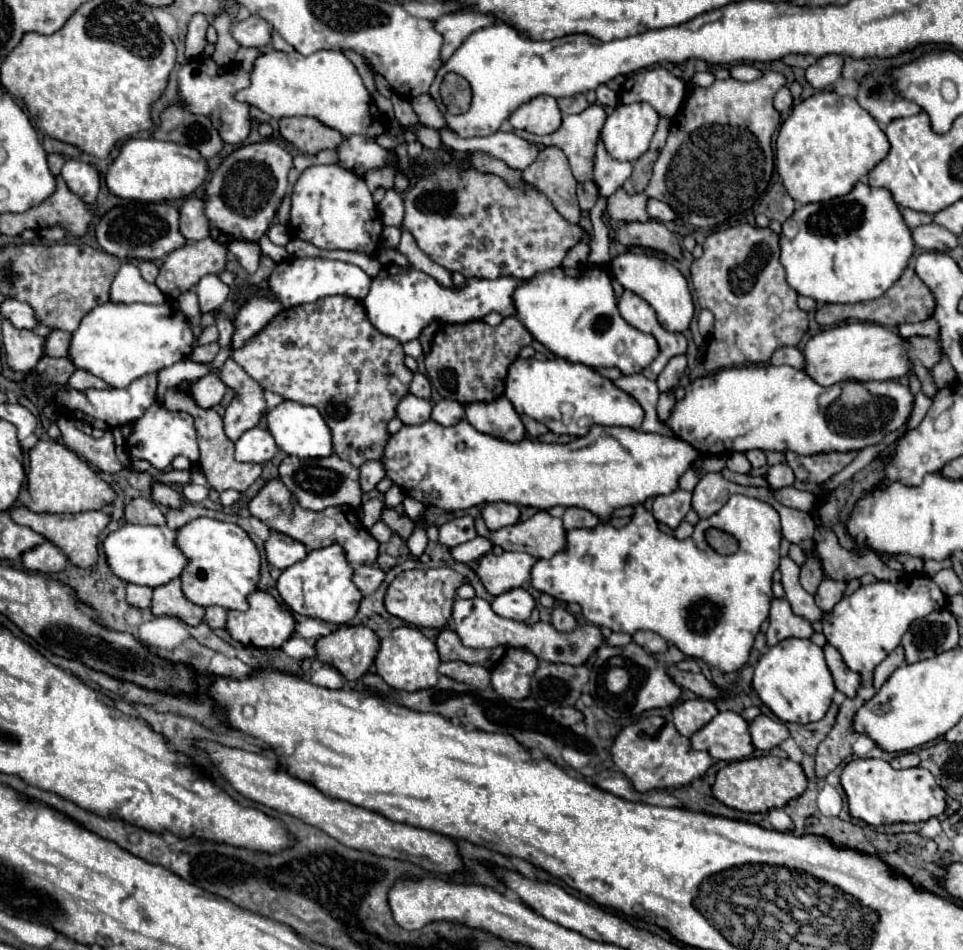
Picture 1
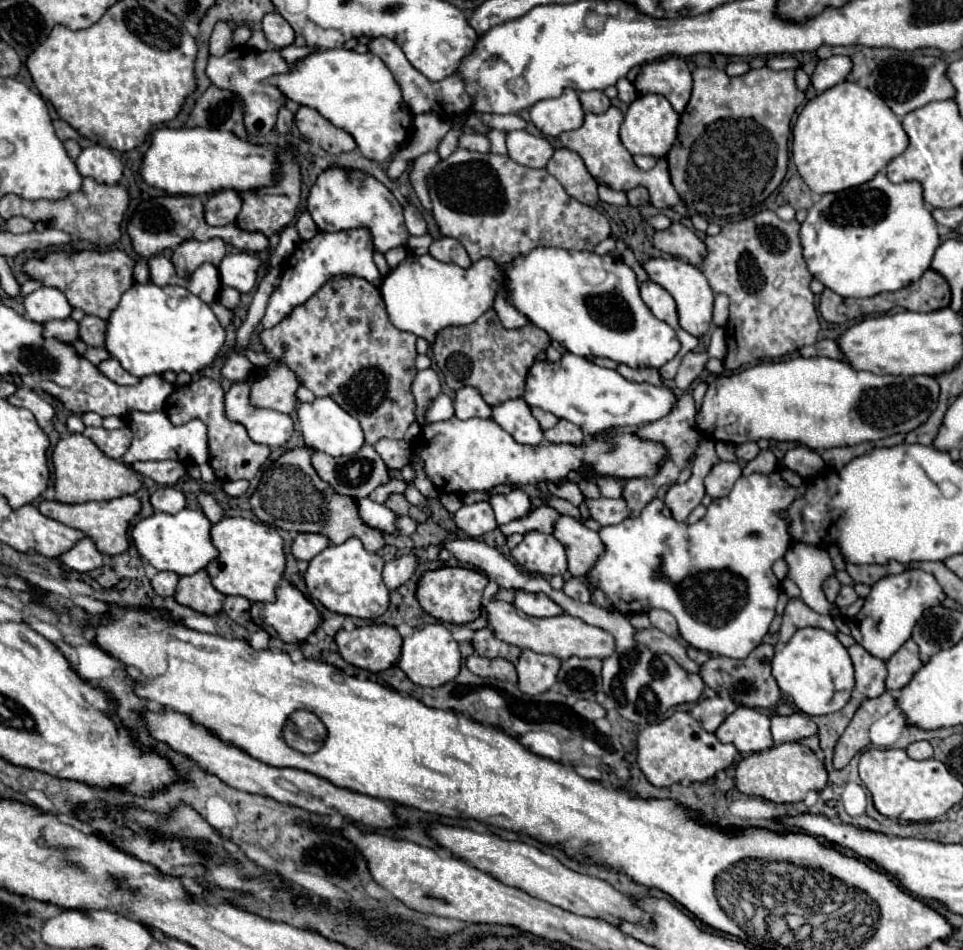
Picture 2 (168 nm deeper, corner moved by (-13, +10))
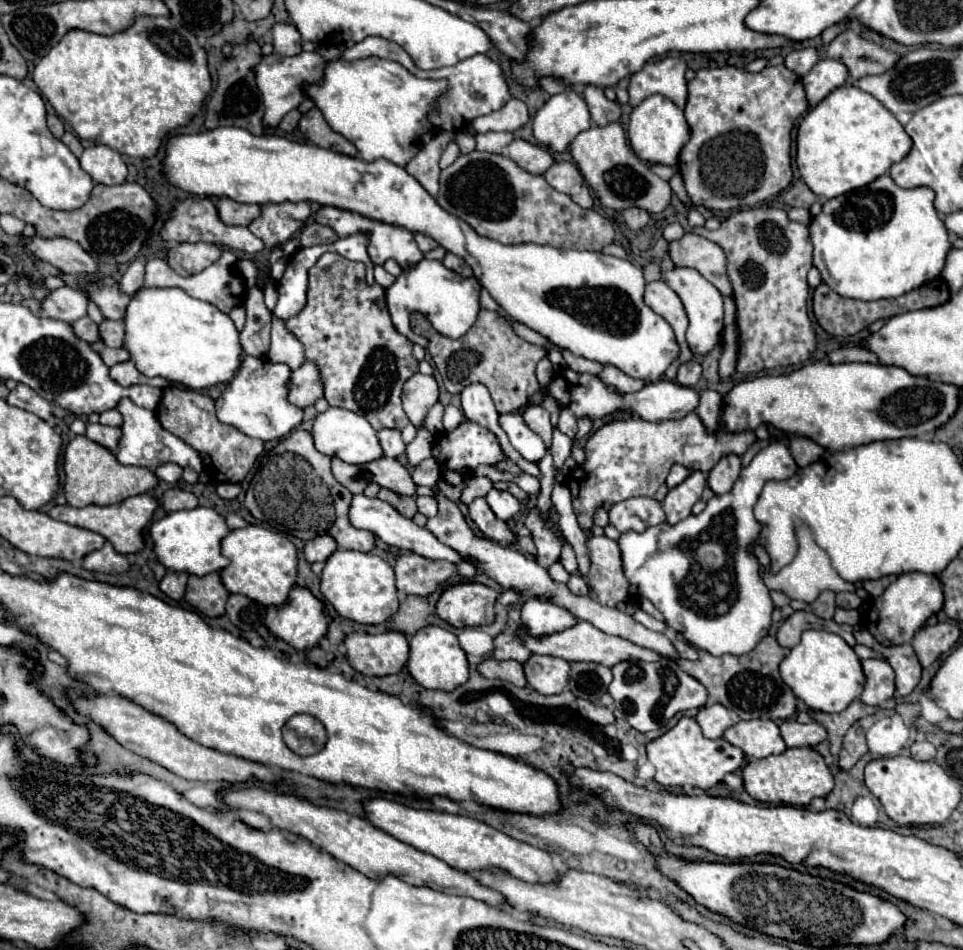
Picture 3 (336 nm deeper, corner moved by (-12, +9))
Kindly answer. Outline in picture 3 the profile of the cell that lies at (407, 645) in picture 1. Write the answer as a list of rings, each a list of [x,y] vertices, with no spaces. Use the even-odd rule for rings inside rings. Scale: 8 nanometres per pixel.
[[[435,625],[425,627],[417,631],[413,637],[409,637],[409,647],[411,647],[411,653],[409,653],[407,669],[421,687],[453,691],[455,687],[463,685],[469,679],[469,663],[467,663],[465,651],[461,649],[457,635],[453,635],[451,631]]]

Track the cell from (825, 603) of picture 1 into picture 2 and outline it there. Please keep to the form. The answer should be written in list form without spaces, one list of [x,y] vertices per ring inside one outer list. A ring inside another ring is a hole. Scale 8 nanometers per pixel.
[[[842,586],[840,592],[838,592],[838,598],[836,598],[836,606],[838,606],[838,608],[846,608],[846,606],[850,606],[856,598],[858,598],[858,594],[854,592],[852,586]]]

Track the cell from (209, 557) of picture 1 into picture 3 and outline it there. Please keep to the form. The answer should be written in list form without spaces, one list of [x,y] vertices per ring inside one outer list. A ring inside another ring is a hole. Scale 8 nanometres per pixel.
[[[259,525],[231,531],[221,543],[223,555],[231,561],[221,571],[229,593],[241,593],[261,605],[283,605],[297,581],[297,547],[283,535]]]

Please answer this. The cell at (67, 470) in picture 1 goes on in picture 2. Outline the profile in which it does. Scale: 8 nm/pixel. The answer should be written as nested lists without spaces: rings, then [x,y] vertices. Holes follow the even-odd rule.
[[[68,434],[58,440],[52,450],[52,464],[54,464],[54,492],[56,502],[78,504],[90,500],[112,500],[128,494],[136,494],[142,486],[136,478],[136,472],[126,464],[112,460],[100,452],[100,448],[82,434]]]

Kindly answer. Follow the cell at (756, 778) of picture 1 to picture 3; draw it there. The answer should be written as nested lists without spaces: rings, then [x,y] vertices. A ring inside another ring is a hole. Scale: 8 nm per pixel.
[[[793,747],[781,755],[753,759],[743,767],[743,783],[755,801],[807,807],[815,797],[827,797],[833,789],[833,775],[823,757],[811,747]]]

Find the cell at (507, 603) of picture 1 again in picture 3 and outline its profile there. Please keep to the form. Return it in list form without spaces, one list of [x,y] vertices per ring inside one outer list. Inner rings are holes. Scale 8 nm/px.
[[[527,599],[523,603],[521,621],[531,637],[547,637],[577,623],[577,619],[567,609],[539,599]]]

